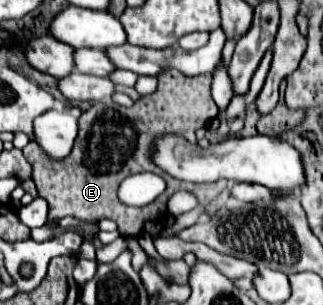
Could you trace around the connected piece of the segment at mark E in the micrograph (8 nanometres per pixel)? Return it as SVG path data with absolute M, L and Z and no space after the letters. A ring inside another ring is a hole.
M170 68L158 74L160 84L156 94L136 100L132 108L118 106L112 100L102 100L92 104L86 112L82 112L78 120L78 138L74 144L74 152L68 156L68 160L50 162L46 160L46 156L42 156L42 150L38 150L36 144L28 142L28 146L22 152L24 158L32 164L32 180L38 188L38 194L48 202L48 226L54 228L56 222L64 216L76 216L80 220L90 220L90 222L102 218L114 220L114 210L122 210L118 212L118 220L116 220L118 232L122 236L138 236L144 230L146 220L162 220L166 216L166 200L182 186L184 190L194 192L202 206L214 200L226 188L226 180L208 182L208 184L190 184L190 182L174 180L172 176L166 176L166 172L150 164L154 136L174 132L174 134L184 134L188 142L196 142L196 130L206 126L206 122L210 122L218 114L218 106L214 104L210 94L212 76L214 72L186 76ZM138 172L154 172L166 180L166 190L162 198L156 198L152 204L144 208L126 206L116 196L120 182L126 176Z

